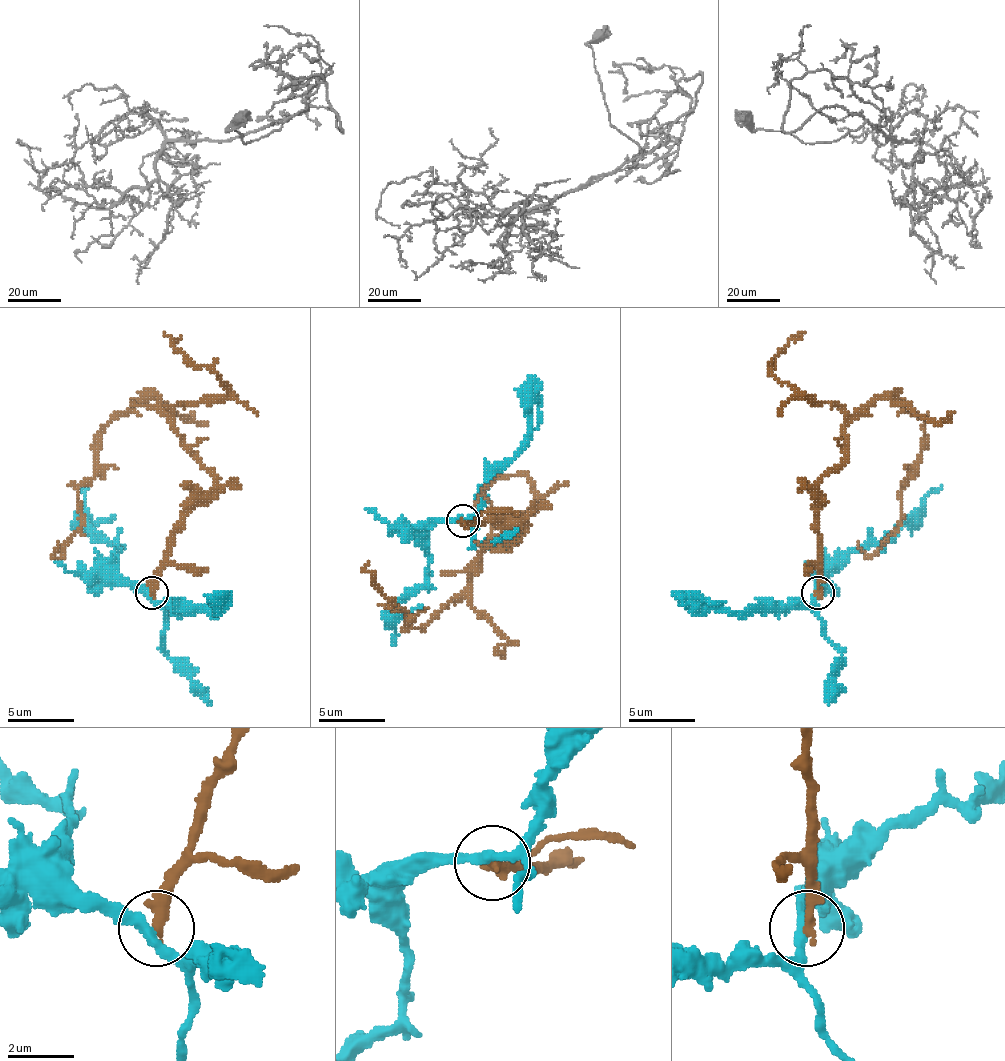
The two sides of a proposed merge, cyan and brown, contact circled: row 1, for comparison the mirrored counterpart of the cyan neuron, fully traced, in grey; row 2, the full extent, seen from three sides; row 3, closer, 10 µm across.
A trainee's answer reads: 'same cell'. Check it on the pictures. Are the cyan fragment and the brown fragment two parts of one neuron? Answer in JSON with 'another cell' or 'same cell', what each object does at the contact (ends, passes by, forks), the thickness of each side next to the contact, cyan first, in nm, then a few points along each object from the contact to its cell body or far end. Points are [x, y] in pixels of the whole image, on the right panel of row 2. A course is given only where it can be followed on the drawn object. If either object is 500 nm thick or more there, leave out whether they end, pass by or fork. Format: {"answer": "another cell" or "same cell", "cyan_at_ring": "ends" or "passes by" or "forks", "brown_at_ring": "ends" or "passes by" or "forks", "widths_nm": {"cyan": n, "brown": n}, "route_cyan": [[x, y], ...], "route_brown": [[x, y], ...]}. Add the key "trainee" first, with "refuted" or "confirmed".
{"trainee": "refuted", "answer": "another cell", "cyan_at_ring": "passes by", "brown_at_ring": "ends", "widths_nm": {"cyan": 280, "brown": 360}, "route_cyan": [[818, 591], [825, 571], [851, 552], [878, 545], [941, 485]], "route_brown": [[818, 591], [815, 485], [848, 425], [898, 399], [924, 422], [914, 472], [898, 528], [868, 558], [858, 542]]}

